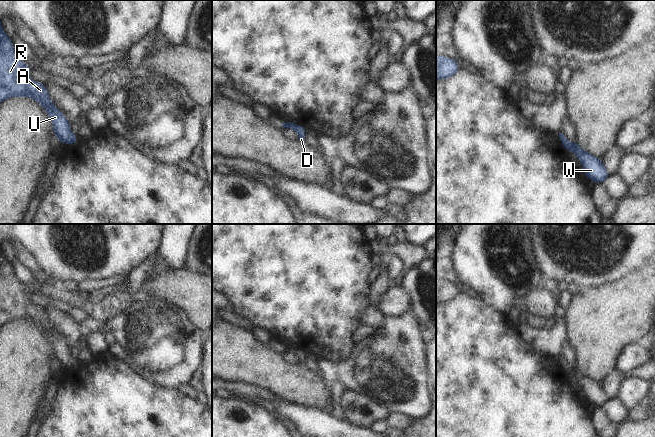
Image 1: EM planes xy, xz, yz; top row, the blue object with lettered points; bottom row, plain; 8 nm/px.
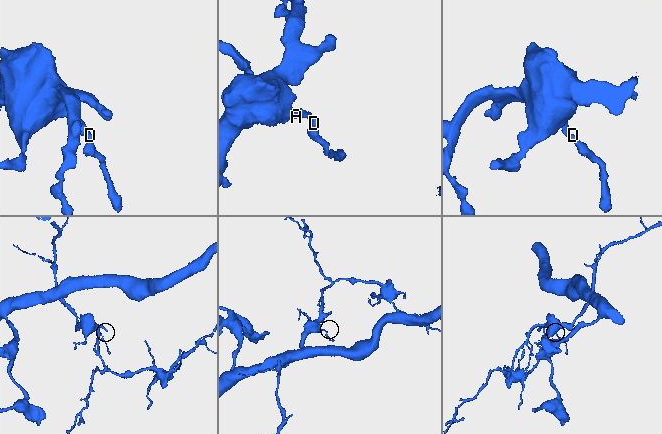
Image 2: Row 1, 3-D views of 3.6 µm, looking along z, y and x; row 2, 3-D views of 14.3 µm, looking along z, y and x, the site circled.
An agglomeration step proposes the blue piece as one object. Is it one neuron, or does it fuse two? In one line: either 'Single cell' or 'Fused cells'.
Single cell

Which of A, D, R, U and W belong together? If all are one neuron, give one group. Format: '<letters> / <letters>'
A D R U W

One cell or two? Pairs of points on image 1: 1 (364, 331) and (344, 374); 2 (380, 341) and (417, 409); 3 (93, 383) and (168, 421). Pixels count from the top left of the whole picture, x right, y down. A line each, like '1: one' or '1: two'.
1: two
2: one
3: one

